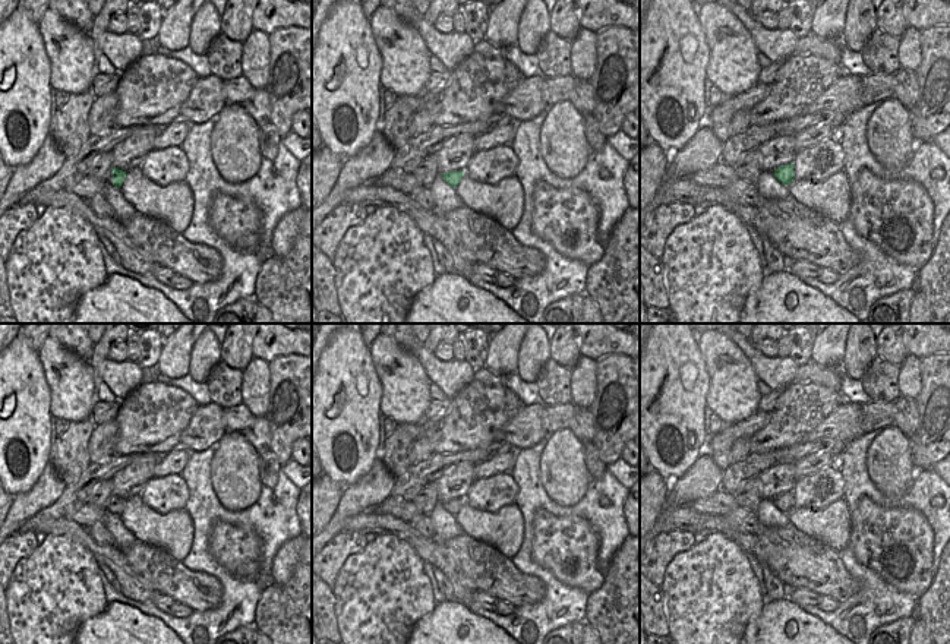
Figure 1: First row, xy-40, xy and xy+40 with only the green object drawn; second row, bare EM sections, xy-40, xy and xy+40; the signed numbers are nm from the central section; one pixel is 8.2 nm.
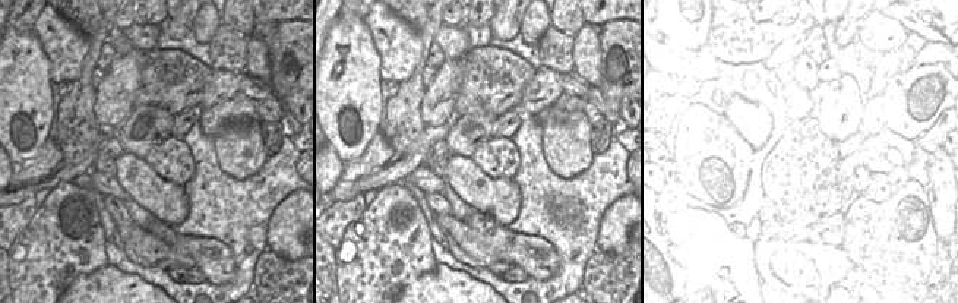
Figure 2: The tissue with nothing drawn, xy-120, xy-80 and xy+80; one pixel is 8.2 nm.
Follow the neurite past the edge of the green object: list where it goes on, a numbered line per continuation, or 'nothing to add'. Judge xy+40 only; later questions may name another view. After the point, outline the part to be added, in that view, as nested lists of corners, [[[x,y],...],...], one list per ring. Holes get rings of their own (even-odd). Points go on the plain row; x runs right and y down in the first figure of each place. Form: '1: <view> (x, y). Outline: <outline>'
nothing to add.

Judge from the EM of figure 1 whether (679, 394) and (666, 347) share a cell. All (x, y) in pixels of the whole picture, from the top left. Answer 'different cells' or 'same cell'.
same cell

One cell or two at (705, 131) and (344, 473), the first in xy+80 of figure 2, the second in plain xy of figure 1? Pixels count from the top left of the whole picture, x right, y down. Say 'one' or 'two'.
two

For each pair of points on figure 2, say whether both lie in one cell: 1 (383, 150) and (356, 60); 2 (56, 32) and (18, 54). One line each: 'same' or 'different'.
1: different
2: different

